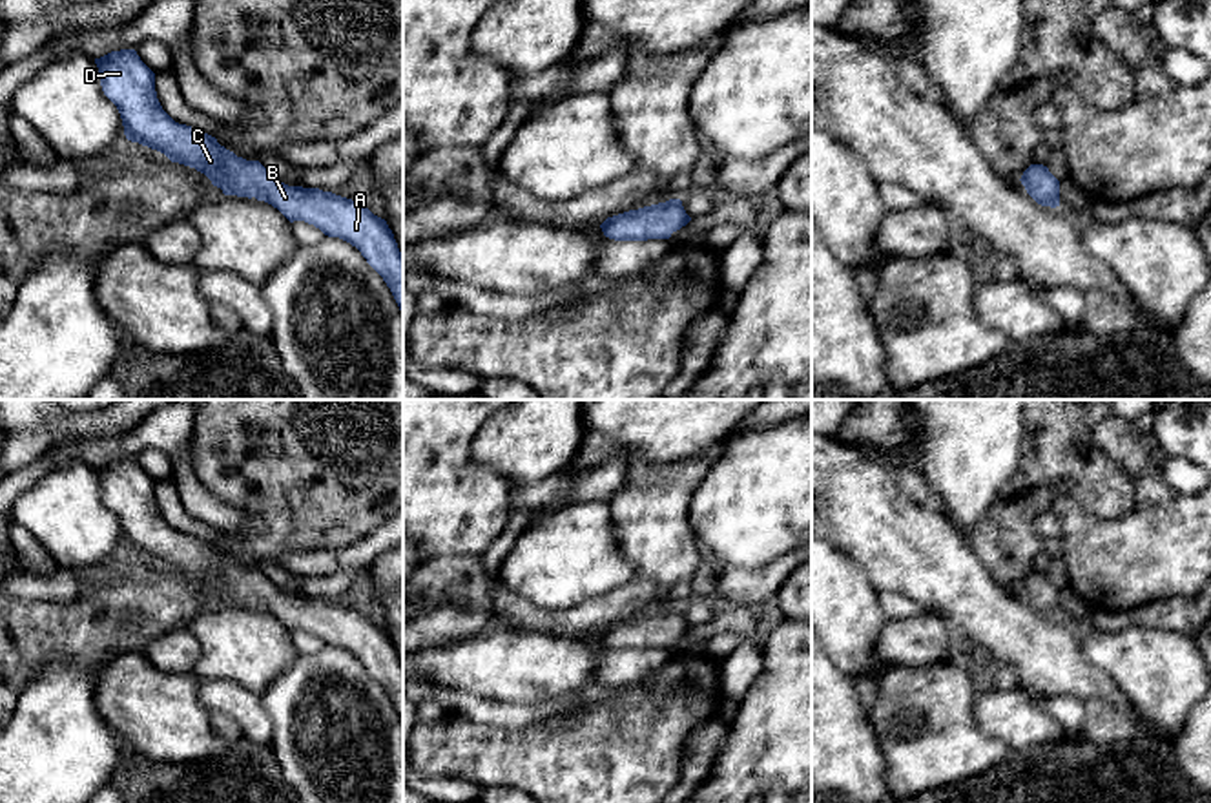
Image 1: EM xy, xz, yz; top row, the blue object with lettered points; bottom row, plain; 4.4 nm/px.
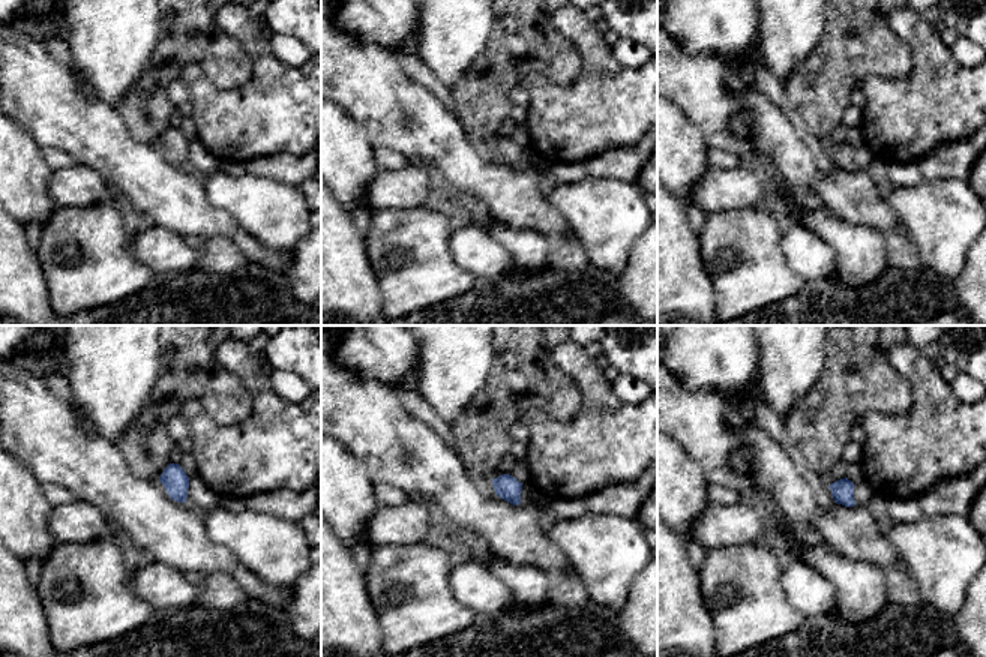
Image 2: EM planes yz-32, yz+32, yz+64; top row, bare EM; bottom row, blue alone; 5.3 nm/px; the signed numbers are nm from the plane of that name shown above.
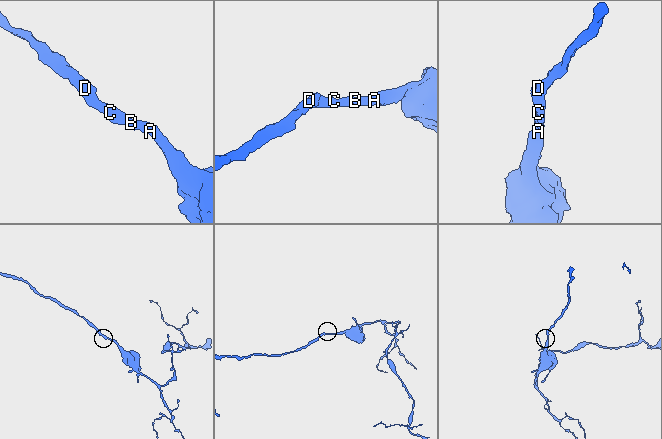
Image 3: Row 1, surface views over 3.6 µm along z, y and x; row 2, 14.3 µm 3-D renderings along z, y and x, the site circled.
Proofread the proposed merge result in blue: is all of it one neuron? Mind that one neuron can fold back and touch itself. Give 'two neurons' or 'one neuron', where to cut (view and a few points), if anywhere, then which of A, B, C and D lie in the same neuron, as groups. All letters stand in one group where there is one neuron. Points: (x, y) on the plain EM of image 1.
one neuron | no cut | A B C D

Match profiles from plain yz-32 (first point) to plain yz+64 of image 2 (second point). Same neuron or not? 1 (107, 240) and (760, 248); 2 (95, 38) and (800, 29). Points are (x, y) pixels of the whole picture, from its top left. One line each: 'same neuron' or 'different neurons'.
1: same neuron
2: same neuron

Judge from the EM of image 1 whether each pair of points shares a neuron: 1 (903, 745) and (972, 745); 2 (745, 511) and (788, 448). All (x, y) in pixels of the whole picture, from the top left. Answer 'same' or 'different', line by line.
1: same
2: same

